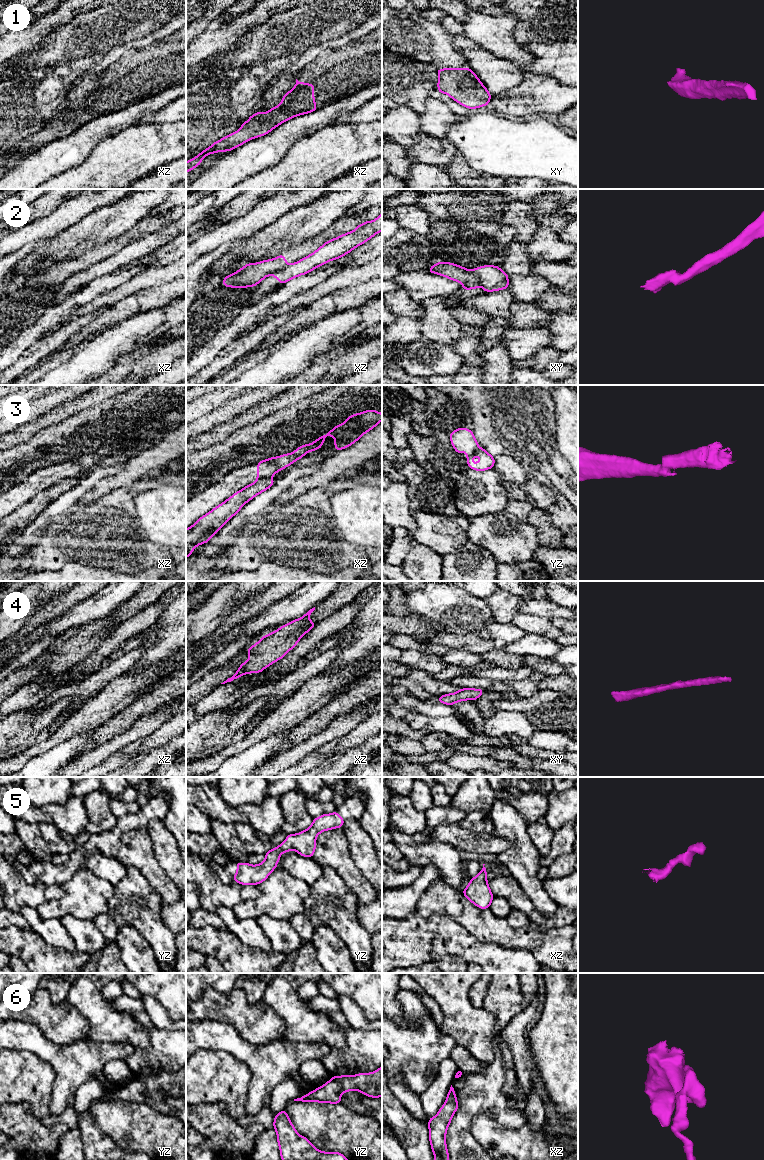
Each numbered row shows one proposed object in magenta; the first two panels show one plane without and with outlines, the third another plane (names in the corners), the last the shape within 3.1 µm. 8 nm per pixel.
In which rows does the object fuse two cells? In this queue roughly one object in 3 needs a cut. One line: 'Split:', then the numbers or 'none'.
Split: 2, 3

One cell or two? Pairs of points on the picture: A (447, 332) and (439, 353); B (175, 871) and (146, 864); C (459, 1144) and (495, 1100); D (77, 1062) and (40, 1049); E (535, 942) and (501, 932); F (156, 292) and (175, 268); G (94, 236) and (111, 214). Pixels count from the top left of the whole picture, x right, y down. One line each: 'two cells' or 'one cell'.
A: two cells
B: two cells
C: one cell
D: one cell
E: one cell
F: two cells
G: one cell

